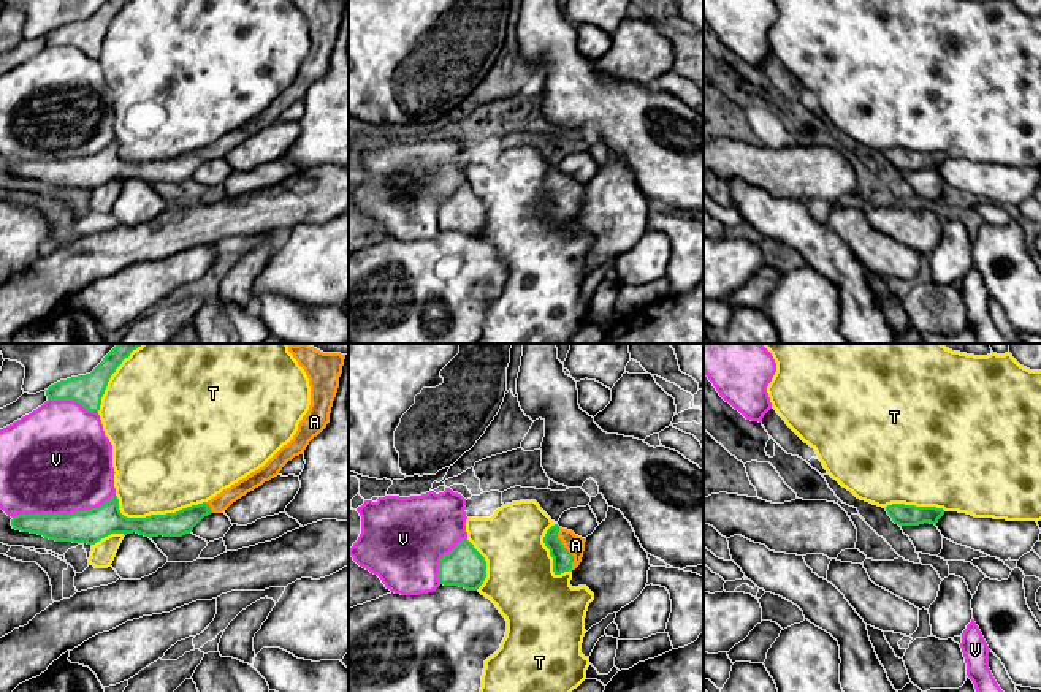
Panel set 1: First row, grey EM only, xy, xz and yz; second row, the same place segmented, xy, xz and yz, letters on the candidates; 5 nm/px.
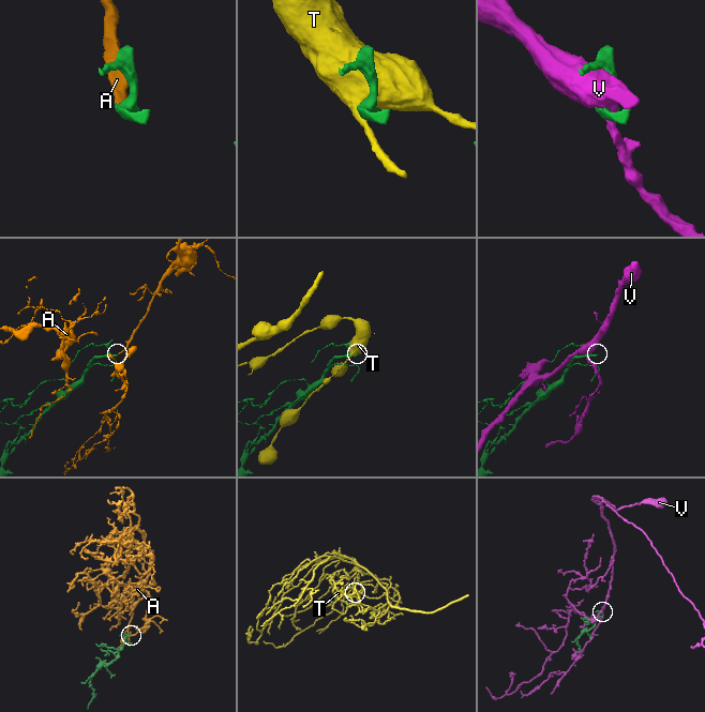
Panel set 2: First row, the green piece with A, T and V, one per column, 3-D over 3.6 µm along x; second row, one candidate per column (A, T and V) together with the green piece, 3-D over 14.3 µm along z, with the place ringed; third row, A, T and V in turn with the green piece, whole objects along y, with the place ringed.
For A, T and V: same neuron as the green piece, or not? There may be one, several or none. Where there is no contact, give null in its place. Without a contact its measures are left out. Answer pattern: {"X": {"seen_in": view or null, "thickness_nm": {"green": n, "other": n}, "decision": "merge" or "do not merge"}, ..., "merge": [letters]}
{"A": {"seen_in": "xz", "thickness_nm": {"green": 100, "other": 100}, "decision": "merge"}, "T": {"seen_in": "xy", "thickness_nm": {"green": 160, "other": 460}, "decision": "do not merge"}, "V": {"seen_in": "xy", "thickness_nm": {"green": 170, "other": 500}, "decision": "do not merge"}, "merge": ["A"]}

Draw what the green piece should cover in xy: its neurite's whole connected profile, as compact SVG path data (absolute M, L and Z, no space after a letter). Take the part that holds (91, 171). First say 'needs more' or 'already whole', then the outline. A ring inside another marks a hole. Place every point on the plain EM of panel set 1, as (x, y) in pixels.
needs more; M293 0L293 3L304 14L311 32L311 51L299 67L296 79L263 112L223 135L211 146L176 158L127 163L119 155L117 141L112 141L97 154L71 160L17 160L11 165L13 174L38 179L55 187L87 190L95 190L111 179L127 181L136 177L149 184L190 179L204 162L225 157L233 147L277 122L288 106L304 100L309 87L330 68L345 0Z

